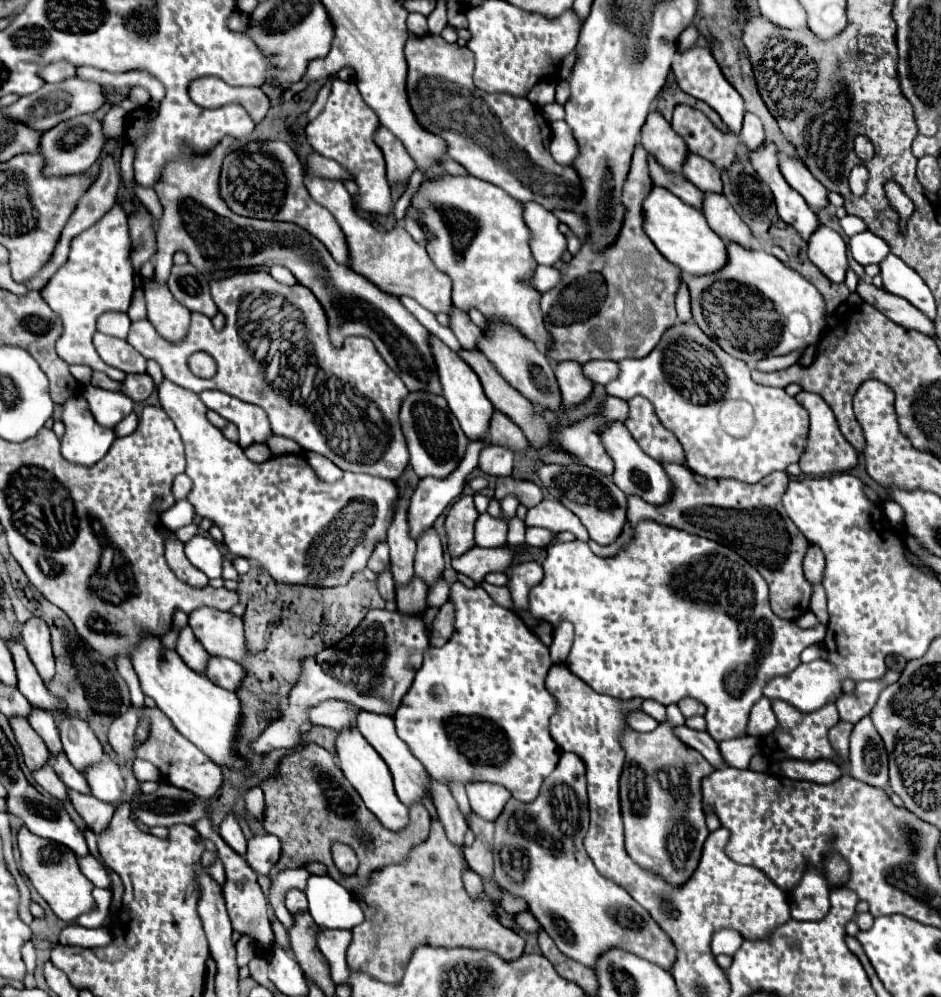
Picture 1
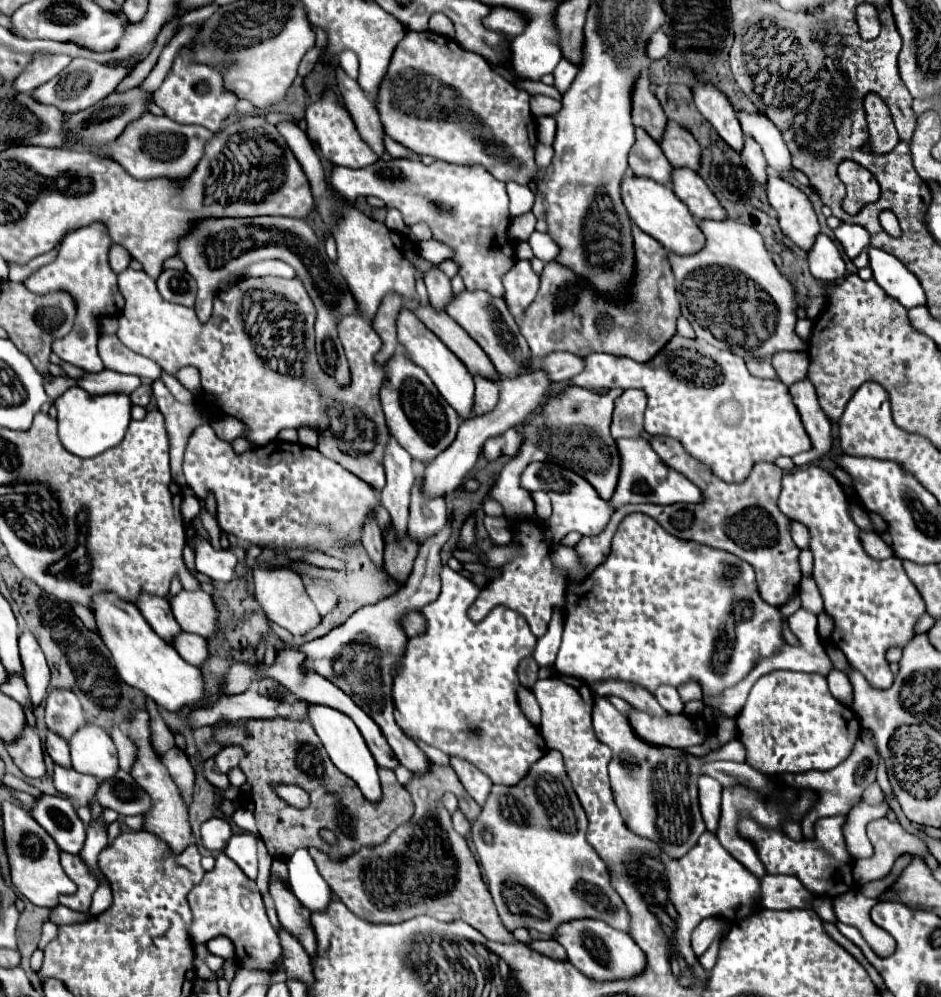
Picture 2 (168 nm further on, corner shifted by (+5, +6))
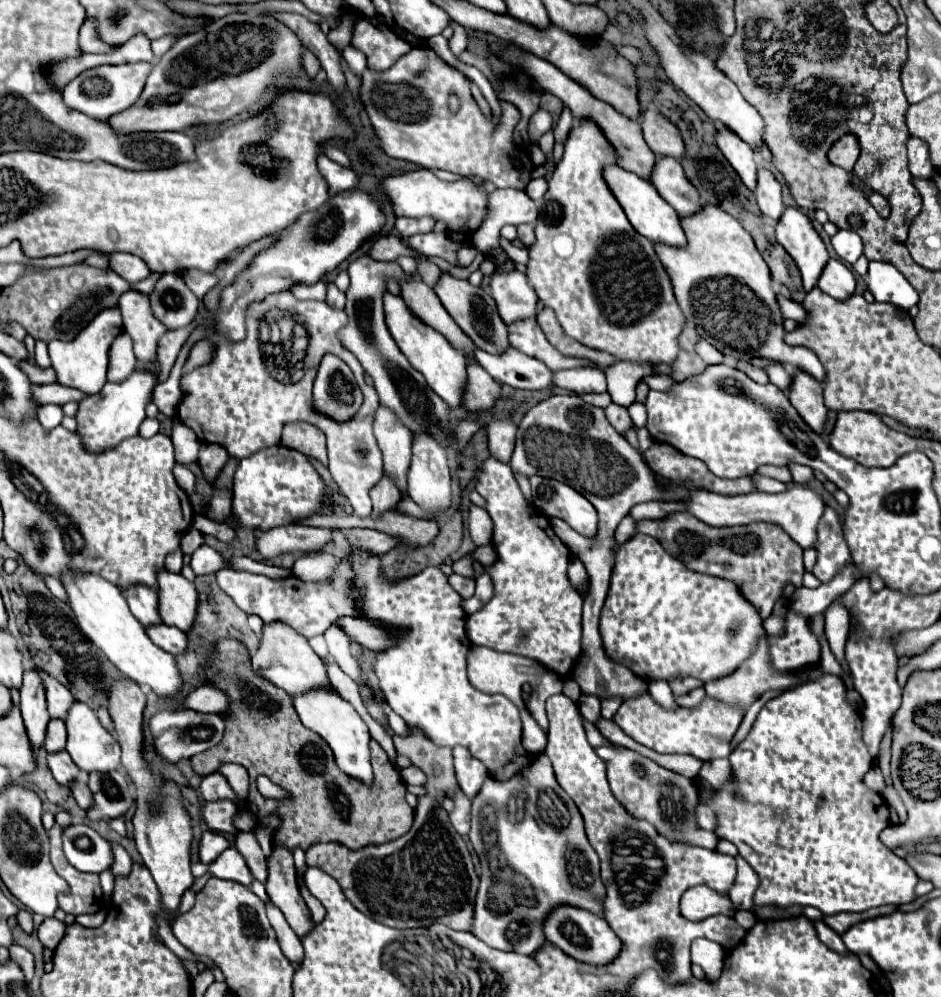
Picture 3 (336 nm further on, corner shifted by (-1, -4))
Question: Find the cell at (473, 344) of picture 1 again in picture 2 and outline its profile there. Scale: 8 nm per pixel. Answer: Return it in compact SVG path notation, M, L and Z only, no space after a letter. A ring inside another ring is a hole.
M434 267L434 271L428 271L424 275L424 283L426 283L426 289L428 289L428 297L430 297L430 303L444 311L446 303L452 299L452 289L450 289L450 279L438 269Z

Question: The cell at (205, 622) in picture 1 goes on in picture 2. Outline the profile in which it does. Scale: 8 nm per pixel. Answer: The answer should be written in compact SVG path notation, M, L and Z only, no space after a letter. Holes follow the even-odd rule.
M182 589L178 595L170 597L170 607L182 631L196 633L202 637L210 637L216 633L218 611L208 593L200 589L198 591Z

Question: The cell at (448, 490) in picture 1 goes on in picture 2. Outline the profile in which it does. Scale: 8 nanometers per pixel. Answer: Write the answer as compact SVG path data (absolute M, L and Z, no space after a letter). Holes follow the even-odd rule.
M542 371L526 373L526 375L520 375L514 379L504 379L500 383L498 407L494 407L494 411L490 411L490 415L480 415L480 417L472 417L472 419L462 421L454 443L446 451L442 451L442 455L438 455L432 463L426 465L424 495L434 497L434 495L456 491L462 485L464 475L474 467L484 441L490 437L502 435L504 431L524 423L530 417L530 413L534 413L542 405L542 401L548 397L548 389L550 389L550 379Z

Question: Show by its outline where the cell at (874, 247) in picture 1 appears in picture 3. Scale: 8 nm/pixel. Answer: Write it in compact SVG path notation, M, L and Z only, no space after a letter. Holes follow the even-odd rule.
M840 229L832 237L832 247L838 253L838 257L850 265L856 263L858 257L864 253L864 243L854 229L844 229L844 231Z

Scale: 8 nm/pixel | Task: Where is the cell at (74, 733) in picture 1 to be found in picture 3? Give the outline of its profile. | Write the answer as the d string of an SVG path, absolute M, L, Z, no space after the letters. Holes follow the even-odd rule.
M42 673L42 679L46 685L46 699L48 699L50 717L64 721L76 699L72 697L72 693L64 685L60 685L56 679L48 677L46 673Z

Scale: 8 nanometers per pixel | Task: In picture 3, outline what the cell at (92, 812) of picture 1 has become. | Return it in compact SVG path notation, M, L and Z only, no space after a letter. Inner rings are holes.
M66 751L48 755L48 767L54 775L54 779L58 781L58 785L62 787L72 787L72 783L78 779L80 769L76 769L76 765L72 765L72 759L68 757Z

